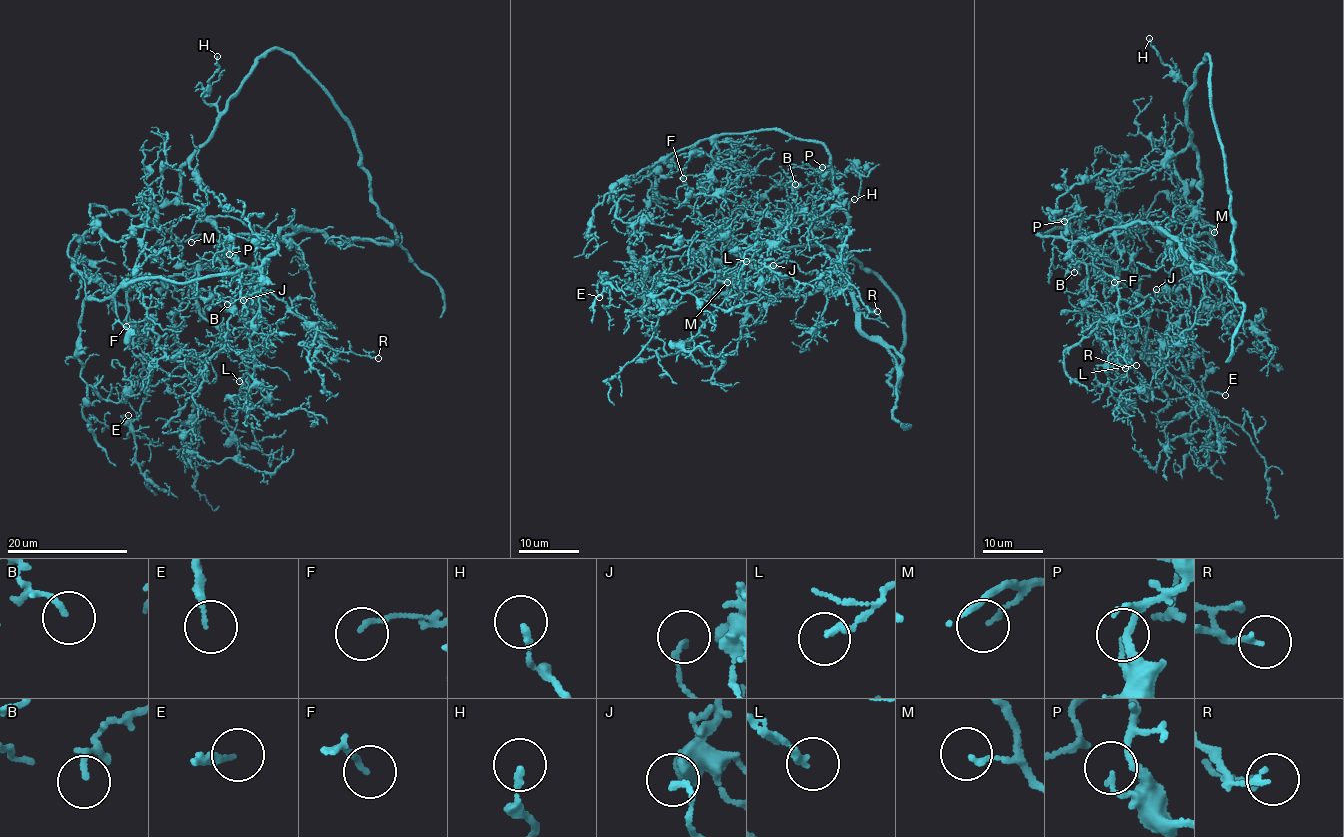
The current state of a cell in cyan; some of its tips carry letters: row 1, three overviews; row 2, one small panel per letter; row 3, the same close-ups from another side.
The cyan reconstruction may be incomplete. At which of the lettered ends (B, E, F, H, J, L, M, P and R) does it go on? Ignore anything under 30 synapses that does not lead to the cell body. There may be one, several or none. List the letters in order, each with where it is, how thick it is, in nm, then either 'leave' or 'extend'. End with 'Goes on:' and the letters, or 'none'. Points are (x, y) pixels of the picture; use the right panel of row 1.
B: place (1074, 272); calibre 100 nm; leave
E: place (1225, 395); calibre 120 nm; leave
F: place (1114, 282); calibre 130 nm; leave
H: place (1149, 38); calibre 170 nm; leave
J: place (1156, 289); calibre 160 nm; leave
L: place (1136, 365); calibre 170 nm; leave
M: place (1214, 232); calibre 110 nm; leave
P: place (1064, 221); calibre 140 nm; leave
R: place (1125, 368); calibre 160 nm; leave
Goes on: none

